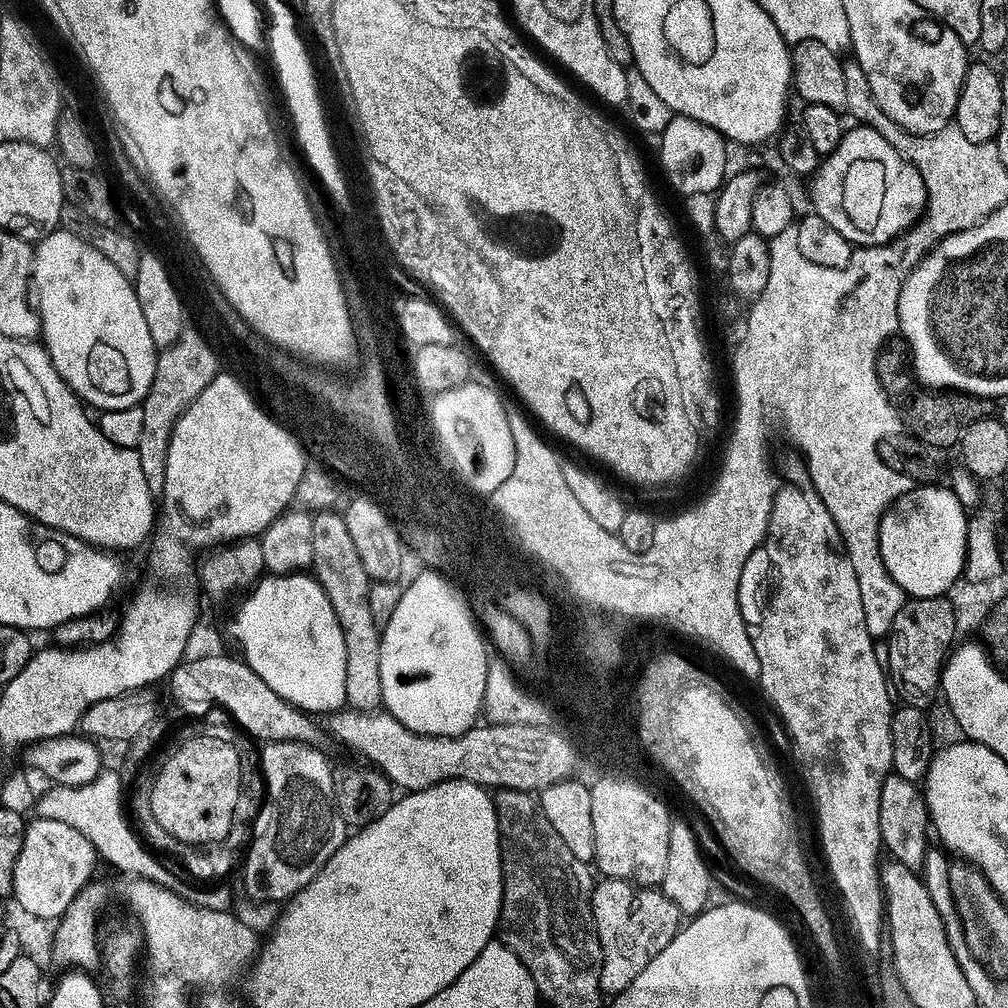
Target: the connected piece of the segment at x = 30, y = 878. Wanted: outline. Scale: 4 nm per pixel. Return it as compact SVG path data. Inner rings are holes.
M44 817L27 825L23 850L15 868L14 898L42 919L63 919L74 898L93 881L99 852L84 834L72 826Z

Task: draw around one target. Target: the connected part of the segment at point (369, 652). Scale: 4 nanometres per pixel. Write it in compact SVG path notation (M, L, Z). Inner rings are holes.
M322 512L314 519L314 575L319 580L320 585L326 590L326 594L330 598L330 606L334 606L334 614L338 614L338 622L342 626L342 634L346 638L346 698L348 699L347 707L354 712L370 712L373 714L381 711L384 703L384 695L382 694L382 642L384 641L382 629L378 626L378 622L374 622L374 614L370 610L370 594L372 593L373 579L369 576L366 566L362 566L362 558L358 558L358 546L354 546L354 538L350 535L350 528L346 526L343 515L340 512Z

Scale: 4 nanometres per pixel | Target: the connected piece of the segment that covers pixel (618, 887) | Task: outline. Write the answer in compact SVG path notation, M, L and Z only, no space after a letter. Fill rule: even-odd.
M601 879L592 891L592 910L597 924L604 926L599 929L604 951L601 990L612 998L635 982L638 974L674 942L682 927L678 906L674 906L663 891L628 884L625 880ZM605 924L612 924L612 928L605 928Z

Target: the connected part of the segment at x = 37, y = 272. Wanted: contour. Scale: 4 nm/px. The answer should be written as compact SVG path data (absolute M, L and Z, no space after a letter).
M57 230L35 245L32 284L42 325L43 347L47 348L60 377L72 387L81 401L100 408L101 413L124 411L142 405L155 380L158 340L150 326L146 326L133 281L75 232Z

